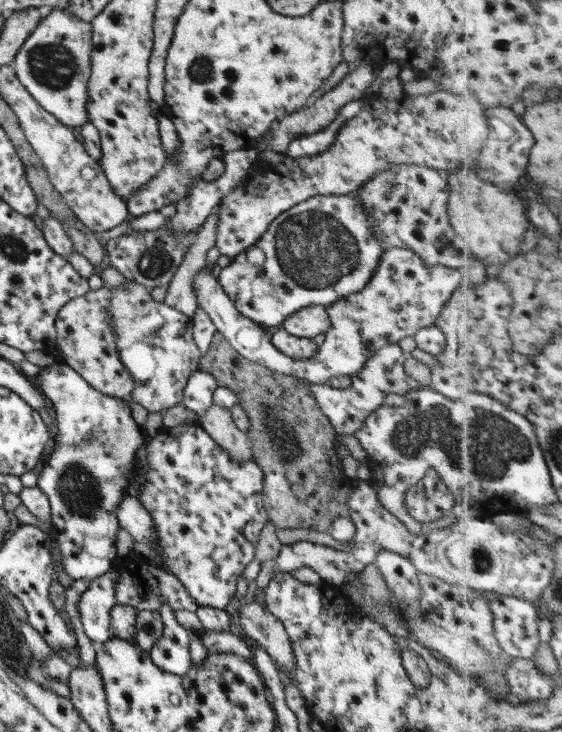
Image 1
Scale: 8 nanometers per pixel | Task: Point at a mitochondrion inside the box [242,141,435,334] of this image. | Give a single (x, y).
(313, 248)

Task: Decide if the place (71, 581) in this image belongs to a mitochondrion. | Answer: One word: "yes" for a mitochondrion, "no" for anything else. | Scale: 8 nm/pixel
no

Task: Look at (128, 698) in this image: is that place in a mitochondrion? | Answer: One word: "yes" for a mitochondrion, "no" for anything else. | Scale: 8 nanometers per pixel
no

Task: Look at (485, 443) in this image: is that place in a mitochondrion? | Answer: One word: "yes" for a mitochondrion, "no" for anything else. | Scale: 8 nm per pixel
yes

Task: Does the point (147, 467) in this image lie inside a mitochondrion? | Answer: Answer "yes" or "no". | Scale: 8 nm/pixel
no

